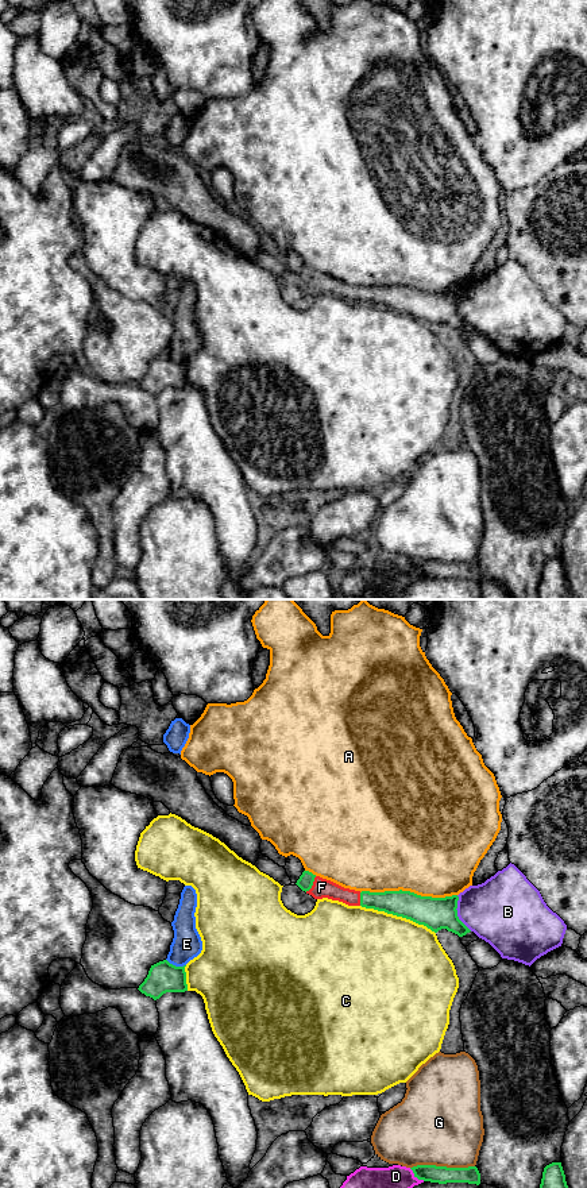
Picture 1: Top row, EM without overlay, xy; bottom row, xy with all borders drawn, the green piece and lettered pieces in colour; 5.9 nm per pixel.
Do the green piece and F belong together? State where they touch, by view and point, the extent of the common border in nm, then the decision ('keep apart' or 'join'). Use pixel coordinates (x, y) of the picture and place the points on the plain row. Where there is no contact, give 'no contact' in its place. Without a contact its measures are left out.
contact xy (312, 280); length 120 nm; join

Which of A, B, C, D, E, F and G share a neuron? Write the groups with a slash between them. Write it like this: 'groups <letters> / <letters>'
groups A / B / C / D / E / F / G

